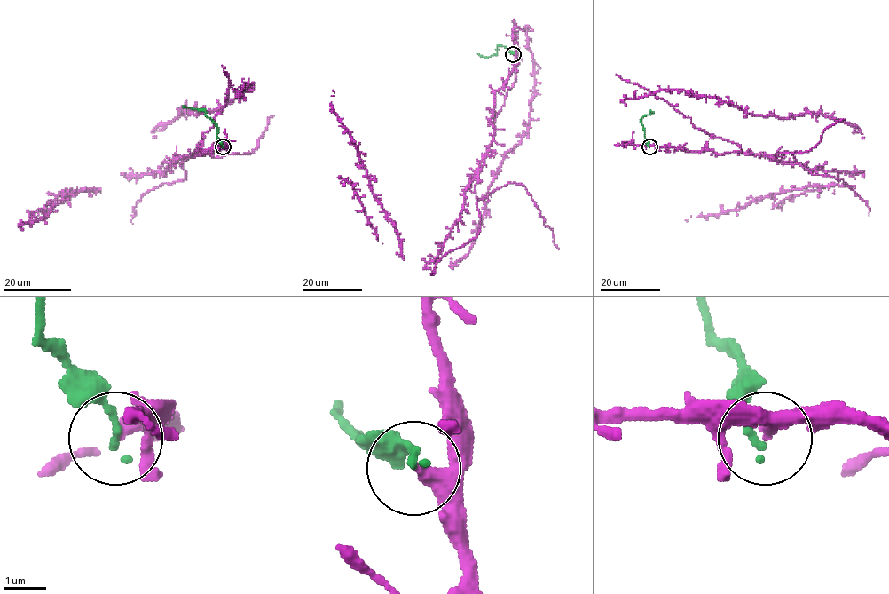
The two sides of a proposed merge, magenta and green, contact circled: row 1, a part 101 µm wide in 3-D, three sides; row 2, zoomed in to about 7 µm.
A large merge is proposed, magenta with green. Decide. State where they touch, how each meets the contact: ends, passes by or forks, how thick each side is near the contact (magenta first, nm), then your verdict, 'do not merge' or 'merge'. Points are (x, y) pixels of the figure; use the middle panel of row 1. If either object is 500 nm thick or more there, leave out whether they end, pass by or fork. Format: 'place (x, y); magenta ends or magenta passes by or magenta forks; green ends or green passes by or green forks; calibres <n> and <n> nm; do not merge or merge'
place (513, 54); magenta ends; green ends; calibres 320 and 180 nm; do not merge

